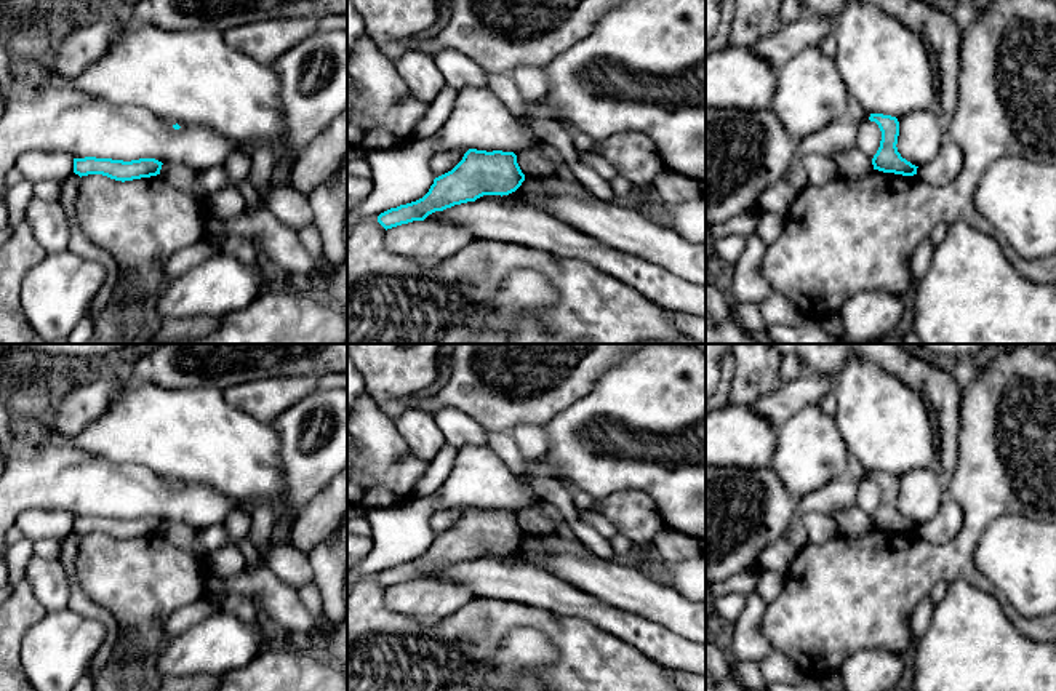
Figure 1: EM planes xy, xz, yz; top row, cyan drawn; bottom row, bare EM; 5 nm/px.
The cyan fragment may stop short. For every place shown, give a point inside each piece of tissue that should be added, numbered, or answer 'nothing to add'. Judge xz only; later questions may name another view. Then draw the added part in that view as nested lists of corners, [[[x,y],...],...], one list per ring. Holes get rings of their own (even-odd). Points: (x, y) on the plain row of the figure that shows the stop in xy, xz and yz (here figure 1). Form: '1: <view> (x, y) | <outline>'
nothing to add

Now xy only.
nothing to add

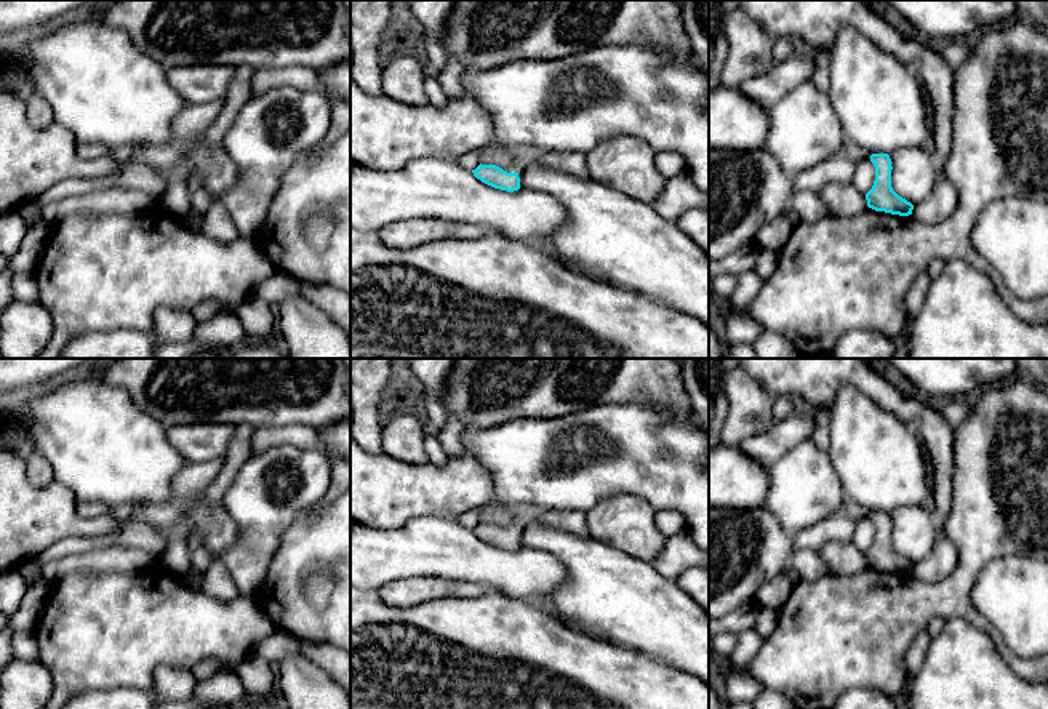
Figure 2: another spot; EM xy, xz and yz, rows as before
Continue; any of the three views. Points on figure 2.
1: xz (522, 512) | [[[526,503],[504,504],[504,507],[514,517],[514,530],[515,531],[520,531],[528,523],[538,520],[544,514],[544,511],[541,507],[531,506]]]

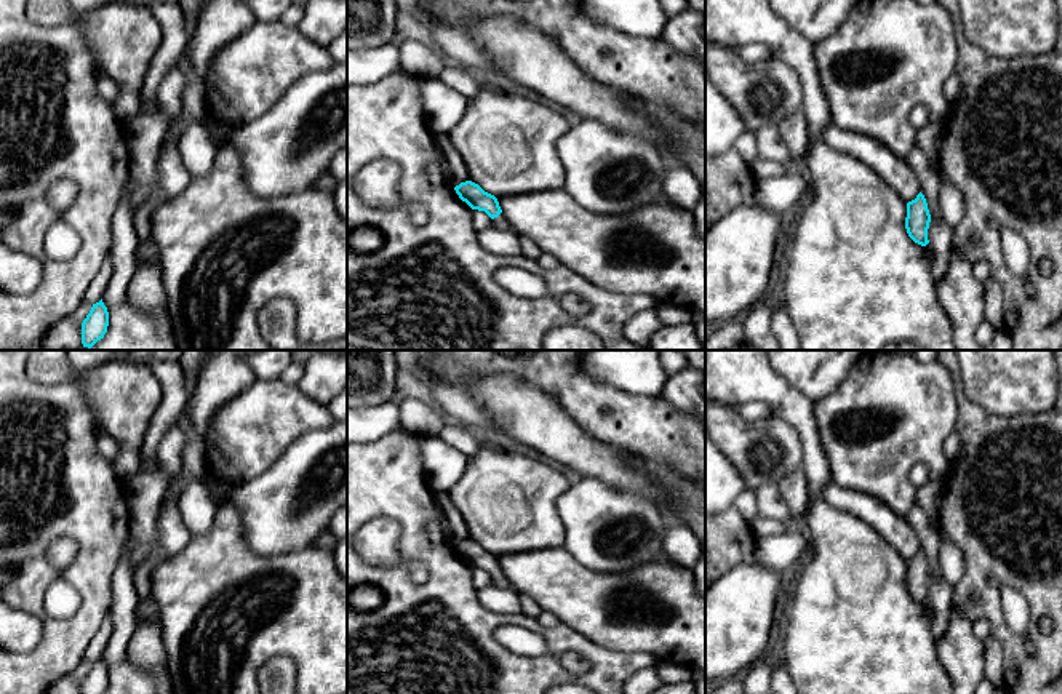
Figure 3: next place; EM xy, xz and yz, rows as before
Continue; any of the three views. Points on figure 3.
1: xz (501, 579) | [[[501,571],[497,576],[493,577],[493,584],[501,587],[501,588],[510,588],[512,584],[507,579],[507,576],[504,574],[504,571]]]

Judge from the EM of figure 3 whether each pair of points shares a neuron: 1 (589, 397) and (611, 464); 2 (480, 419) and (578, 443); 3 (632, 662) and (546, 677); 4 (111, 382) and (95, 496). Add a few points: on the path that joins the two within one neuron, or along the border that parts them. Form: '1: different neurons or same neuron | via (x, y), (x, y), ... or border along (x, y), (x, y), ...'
1: different neurons | border along (573, 419), (597, 438), (638, 456)
2: different neurons | border along (467, 394), (496, 427)
3: same neuron | via (611, 669), (603, 677), (566, 677)
4: different neurons | border along (85, 397), (99, 434)

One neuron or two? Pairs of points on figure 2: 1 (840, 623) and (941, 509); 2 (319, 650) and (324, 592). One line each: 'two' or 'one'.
1: two
2: two

